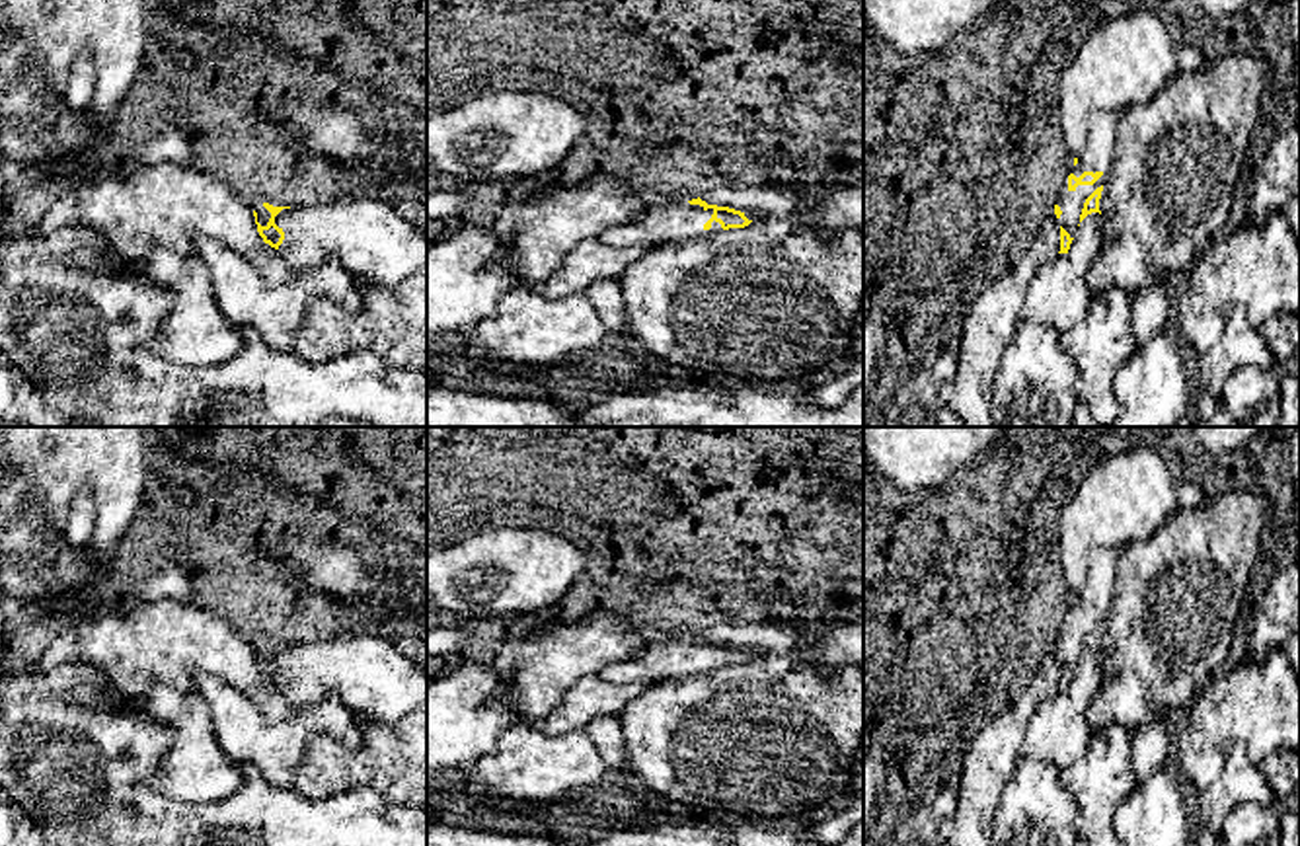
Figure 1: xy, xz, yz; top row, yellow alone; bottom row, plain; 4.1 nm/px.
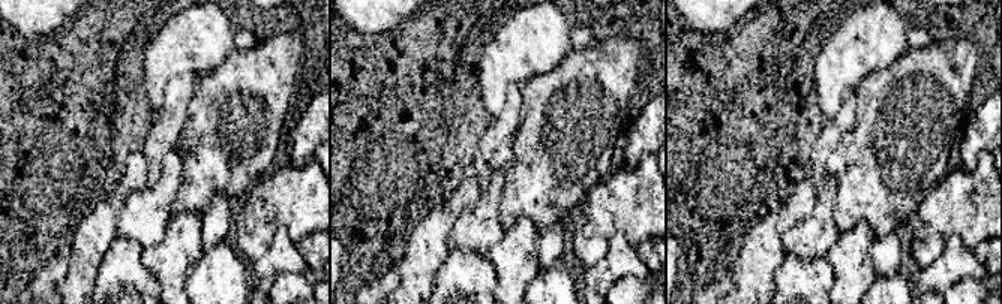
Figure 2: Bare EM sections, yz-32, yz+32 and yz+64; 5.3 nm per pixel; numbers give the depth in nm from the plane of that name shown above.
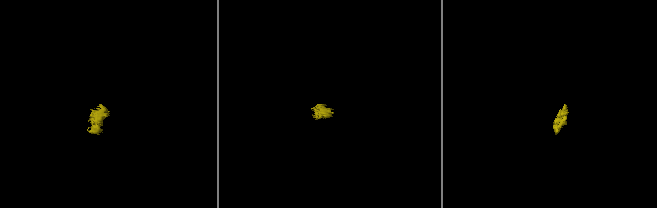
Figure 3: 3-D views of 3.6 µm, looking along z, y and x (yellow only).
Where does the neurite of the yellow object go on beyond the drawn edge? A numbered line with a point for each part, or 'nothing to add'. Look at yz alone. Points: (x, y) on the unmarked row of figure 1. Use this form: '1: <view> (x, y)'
1: yz (1102, 572)

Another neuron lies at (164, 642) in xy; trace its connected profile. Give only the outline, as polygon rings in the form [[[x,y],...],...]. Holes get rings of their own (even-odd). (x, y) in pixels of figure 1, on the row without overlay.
[[[146,600],[138,608],[123,604],[97,612],[76,612],[58,632],[35,663],[39,673],[68,663],[86,663],[107,676],[123,698],[140,698],[154,684],[170,684],[181,692],[195,692],[193,676],[207,673],[248,692],[271,721],[294,715],[294,706],[281,694],[279,686],[263,678],[257,669],[253,647],[228,620],[205,606],[187,600]]]

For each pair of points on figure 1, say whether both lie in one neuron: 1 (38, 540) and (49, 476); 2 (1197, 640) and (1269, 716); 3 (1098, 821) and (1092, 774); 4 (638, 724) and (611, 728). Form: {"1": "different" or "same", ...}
{"1": "same", "2": "different", "3": "same", "4": "different"}

